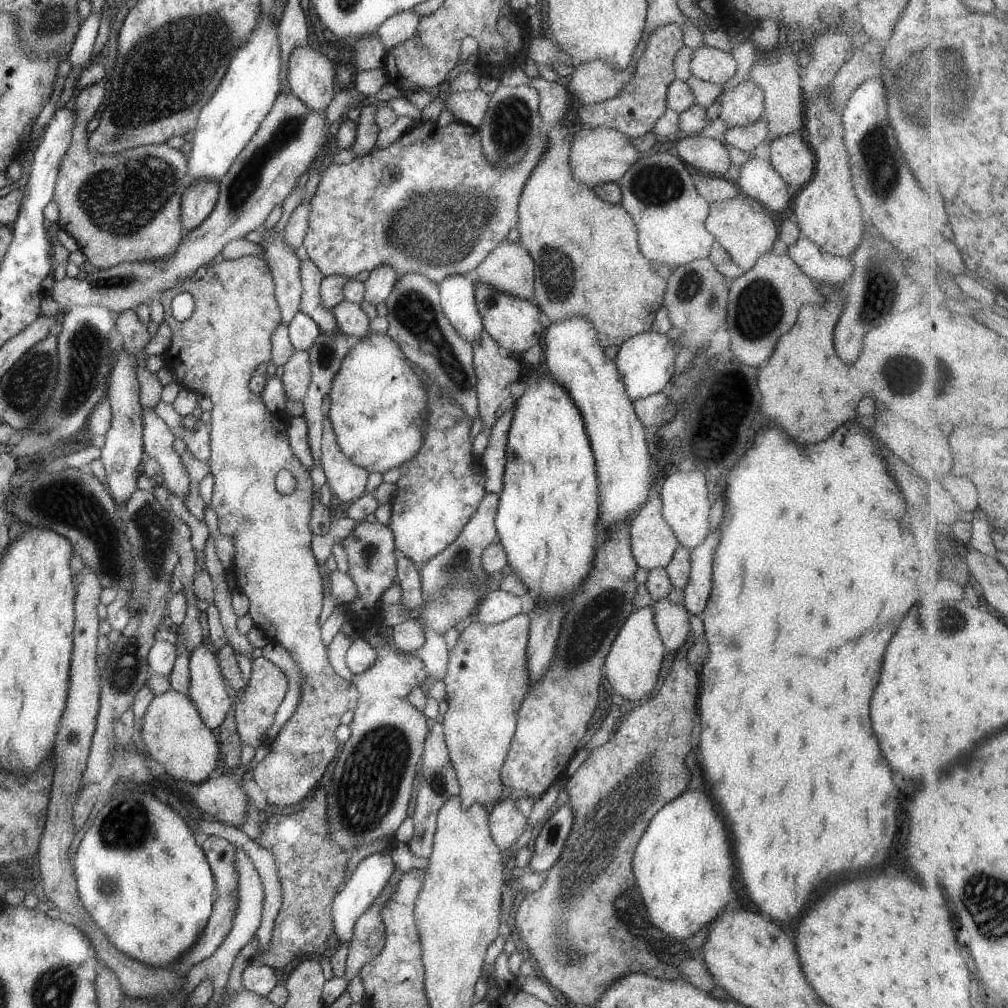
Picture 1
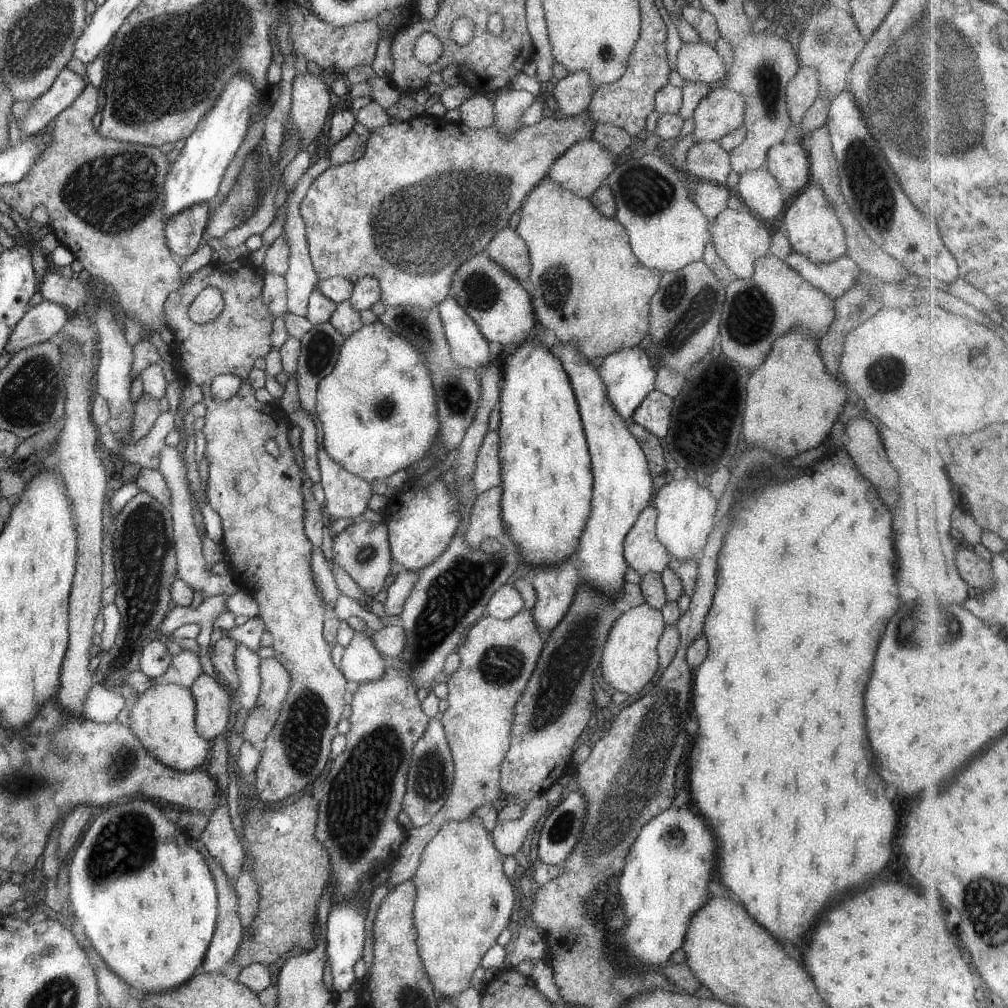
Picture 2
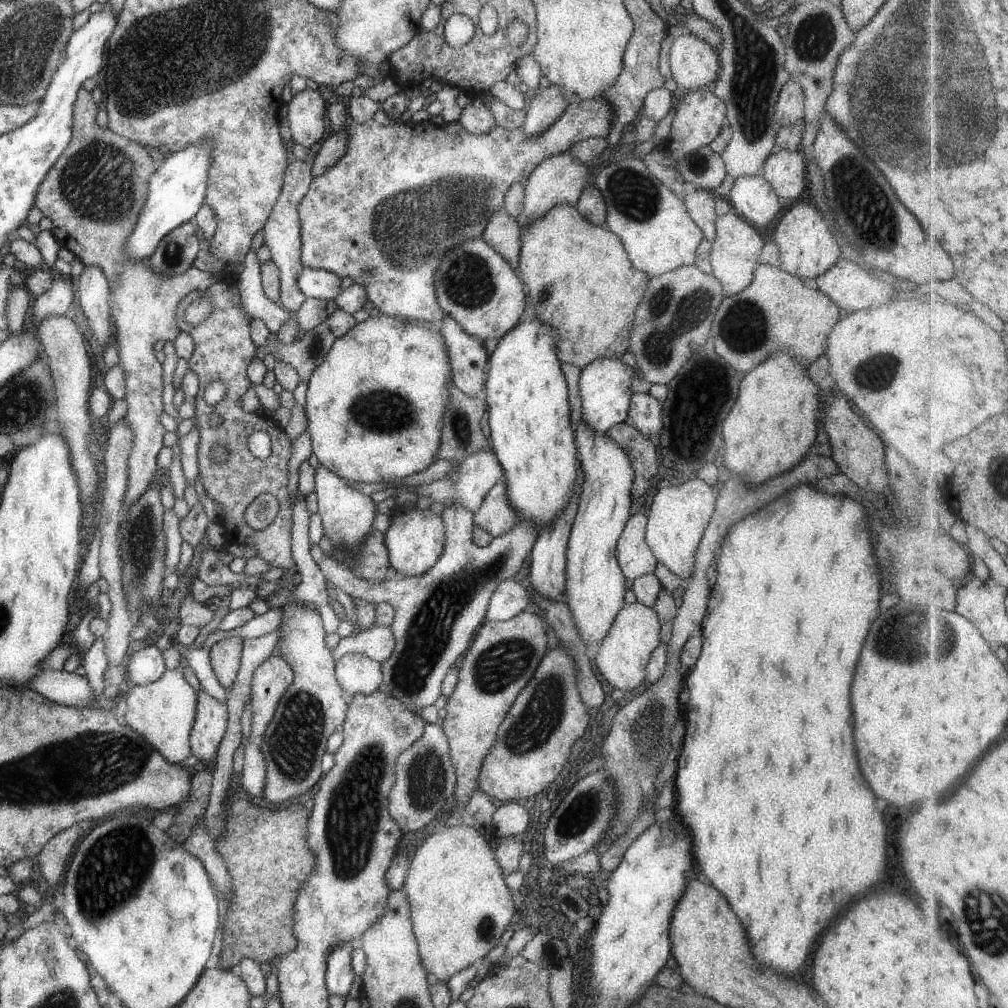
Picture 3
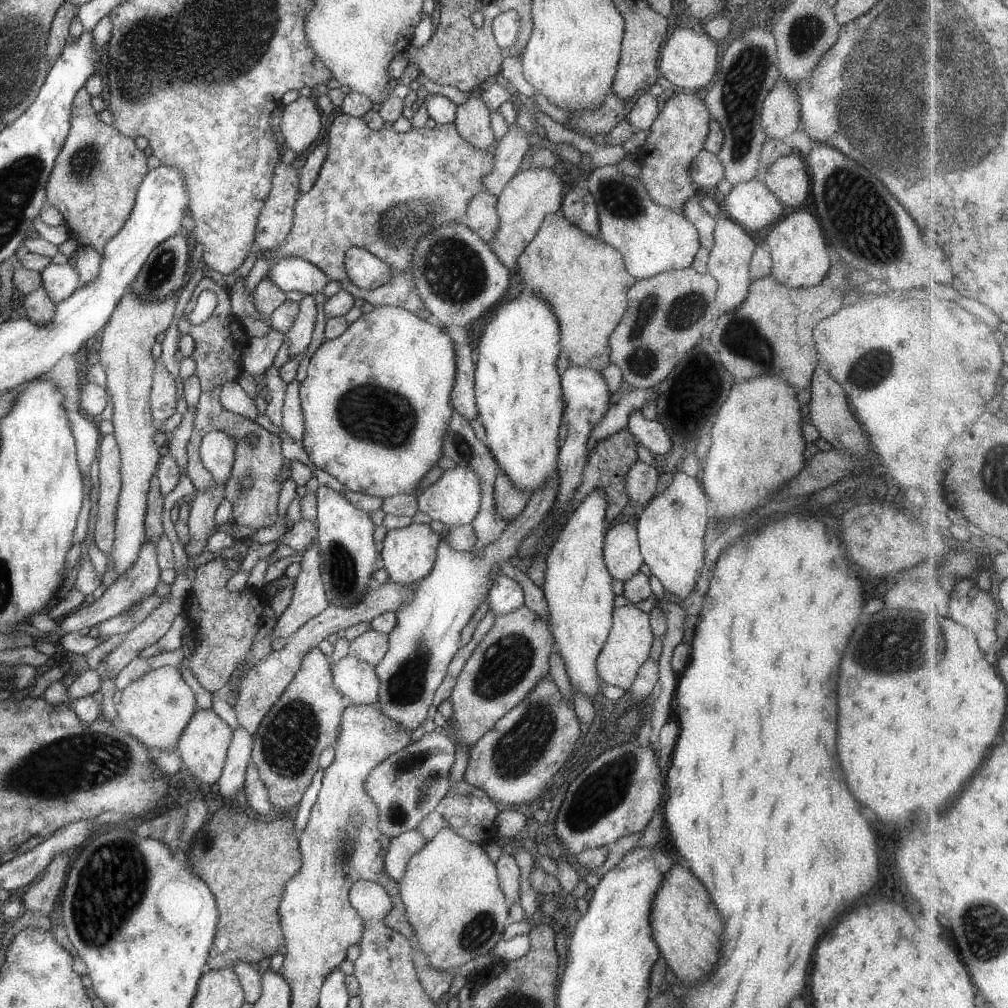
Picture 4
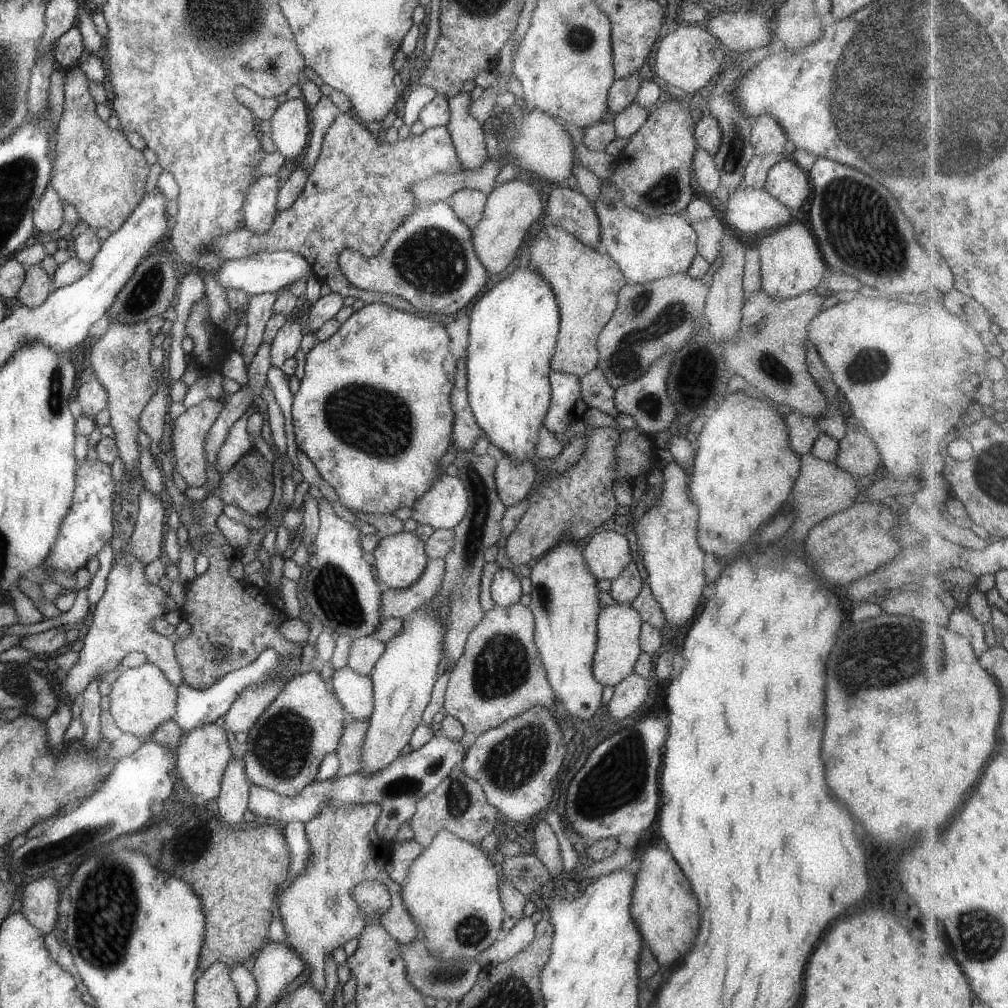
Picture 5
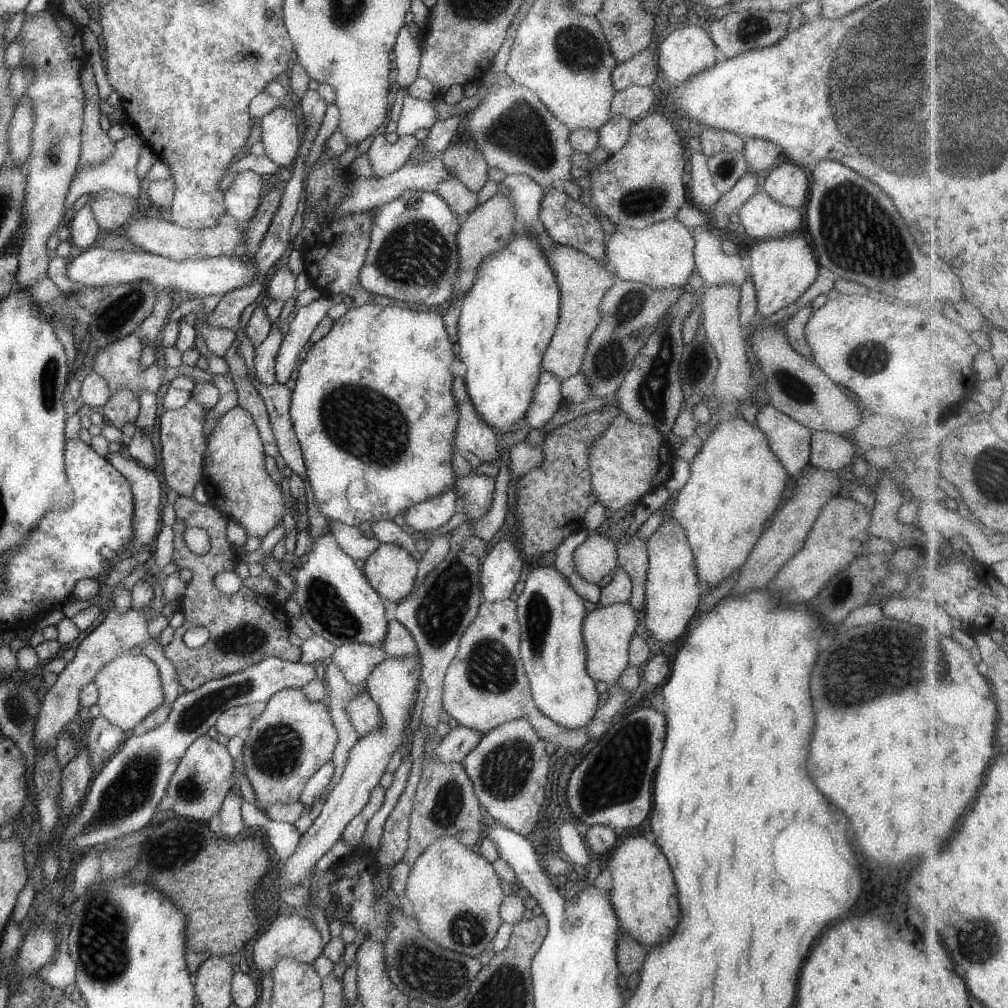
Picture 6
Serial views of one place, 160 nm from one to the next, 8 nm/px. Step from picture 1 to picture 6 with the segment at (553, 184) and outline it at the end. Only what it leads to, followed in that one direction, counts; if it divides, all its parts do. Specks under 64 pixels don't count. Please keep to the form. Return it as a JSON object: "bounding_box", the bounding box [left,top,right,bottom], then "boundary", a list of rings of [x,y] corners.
{"bounding_box":[539,245,618,380],"boundary":[[[555,245],[551,250],[545,251],[545,256],[547,256],[547,262],[553,270],[555,278],[557,278],[560,306],[555,332],[541,356],[539,368],[561,380],[579,373],[587,340],[599,322],[599,310],[597,310],[599,300],[603,298],[605,290],[609,286],[613,286],[618,279],[607,274],[603,263],[595,262],[589,256],[585,256],[579,250],[569,248],[569,246]]]}

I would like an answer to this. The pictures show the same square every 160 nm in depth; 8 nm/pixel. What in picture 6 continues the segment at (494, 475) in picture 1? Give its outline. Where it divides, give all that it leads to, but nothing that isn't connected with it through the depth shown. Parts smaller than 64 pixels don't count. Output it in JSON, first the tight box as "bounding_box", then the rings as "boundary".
{"bounding_box":[404,488,459,534],"boundary":[[[449,488],[435,498],[415,503],[404,513],[404,523],[414,532],[433,534],[459,510],[455,500],[456,493]]]}

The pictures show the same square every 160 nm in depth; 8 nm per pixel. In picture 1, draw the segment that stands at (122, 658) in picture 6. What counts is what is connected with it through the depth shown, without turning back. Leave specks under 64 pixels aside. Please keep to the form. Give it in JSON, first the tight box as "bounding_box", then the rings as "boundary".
{"bounding_box":[141,688,219,783],"boundary":[[[171,688],[150,701],[142,719],[141,738],[148,758],[153,758],[175,781],[202,783],[219,764],[217,737],[201,722],[192,700]]]}

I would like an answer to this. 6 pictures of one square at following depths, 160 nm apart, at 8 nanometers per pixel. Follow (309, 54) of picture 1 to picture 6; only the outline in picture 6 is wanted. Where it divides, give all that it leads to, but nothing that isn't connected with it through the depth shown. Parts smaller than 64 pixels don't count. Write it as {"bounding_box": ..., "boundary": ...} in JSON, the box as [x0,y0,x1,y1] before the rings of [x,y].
{"bounding_box":[261,108,301,167],"boundary":[[[275,108],[261,116],[261,143],[264,155],[277,167],[285,167],[296,158],[301,135],[299,118],[287,108]]]}

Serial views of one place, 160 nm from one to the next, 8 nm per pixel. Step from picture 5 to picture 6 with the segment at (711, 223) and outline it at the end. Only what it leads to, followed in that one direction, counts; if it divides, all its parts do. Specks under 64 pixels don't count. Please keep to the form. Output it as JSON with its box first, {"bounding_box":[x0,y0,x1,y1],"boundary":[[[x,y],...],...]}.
{"bounding_box":[691,223,749,288],"boundary":[[[708,223],[691,231],[694,238],[694,268],[705,286],[729,283],[739,288],[749,272],[746,259],[738,255],[725,255],[720,247],[723,241],[720,233]]]}

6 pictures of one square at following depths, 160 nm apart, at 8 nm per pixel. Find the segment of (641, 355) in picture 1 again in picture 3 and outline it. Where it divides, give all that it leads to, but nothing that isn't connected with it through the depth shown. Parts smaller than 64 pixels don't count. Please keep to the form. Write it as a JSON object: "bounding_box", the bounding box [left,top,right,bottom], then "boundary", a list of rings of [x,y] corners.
{"bounding_box":[578,358,637,433],"boundary":[[[600,358],[586,364],[579,374],[578,395],[582,404],[581,421],[592,431],[604,433],[610,426],[627,421],[631,379],[637,370],[618,358]]]}

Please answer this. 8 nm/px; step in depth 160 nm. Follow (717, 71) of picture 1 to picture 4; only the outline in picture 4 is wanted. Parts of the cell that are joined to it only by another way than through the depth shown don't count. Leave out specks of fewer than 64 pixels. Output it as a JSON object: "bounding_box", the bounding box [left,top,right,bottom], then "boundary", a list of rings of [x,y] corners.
{"bounding_box":[658,27,718,92],"boundary":[[[697,27],[692,29],[676,28],[665,40],[658,53],[658,74],[675,84],[679,91],[696,92],[705,86],[718,70],[716,42],[701,32]]]}

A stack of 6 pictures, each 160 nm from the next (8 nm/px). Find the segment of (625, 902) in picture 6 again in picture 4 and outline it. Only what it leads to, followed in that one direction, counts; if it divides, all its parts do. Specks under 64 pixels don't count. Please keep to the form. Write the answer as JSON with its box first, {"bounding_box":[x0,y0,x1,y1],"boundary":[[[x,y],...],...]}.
{"bounding_box":[648,864,723,984],"boundary":[[[675,864],[662,874],[662,883],[653,899],[648,919],[651,936],[660,956],[675,972],[675,976],[685,984],[707,980],[707,976],[715,970],[715,962],[719,958],[723,922],[713,902],[709,906],[709,894],[703,884],[691,872]]]}

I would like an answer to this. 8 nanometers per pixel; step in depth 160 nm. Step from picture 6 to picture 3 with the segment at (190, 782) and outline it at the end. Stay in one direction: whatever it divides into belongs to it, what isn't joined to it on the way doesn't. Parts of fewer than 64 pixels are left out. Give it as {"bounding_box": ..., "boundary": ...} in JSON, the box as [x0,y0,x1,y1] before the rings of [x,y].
{"bounding_box":[188,692,228,765],"boundary":[[[198,692],[194,723],[188,741],[190,756],[199,760],[199,765],[213,761],[220,740],[224,737],[228,712],[224,701],[215,700],[206,692]]]}

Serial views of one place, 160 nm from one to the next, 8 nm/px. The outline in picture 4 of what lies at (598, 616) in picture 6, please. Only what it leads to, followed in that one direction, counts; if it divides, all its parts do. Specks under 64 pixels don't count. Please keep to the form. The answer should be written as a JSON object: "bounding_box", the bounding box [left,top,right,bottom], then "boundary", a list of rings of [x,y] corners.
{"bounding_box":[595,604,653,691],"boundary":[[[631,604],[615,607],[612,610],[612,625],[609,634],[595,659],[595,670],[602,684],[619,686],[627,691],[635,680],[637,669],[648,659],[653,639],[647,613],[643,613]]]}

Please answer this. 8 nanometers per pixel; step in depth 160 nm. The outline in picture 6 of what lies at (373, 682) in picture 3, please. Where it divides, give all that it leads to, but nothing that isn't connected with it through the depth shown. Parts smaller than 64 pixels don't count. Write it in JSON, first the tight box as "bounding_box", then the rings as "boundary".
{"bounding_box":[345,691,383,738],"boundary":[[[366,691],[353,696],[351,701],[345,704],[345,713],[358,738],[363,738],[371,730],[377,730],[379,726],[383,726],[379,708],[370,700]]]}

